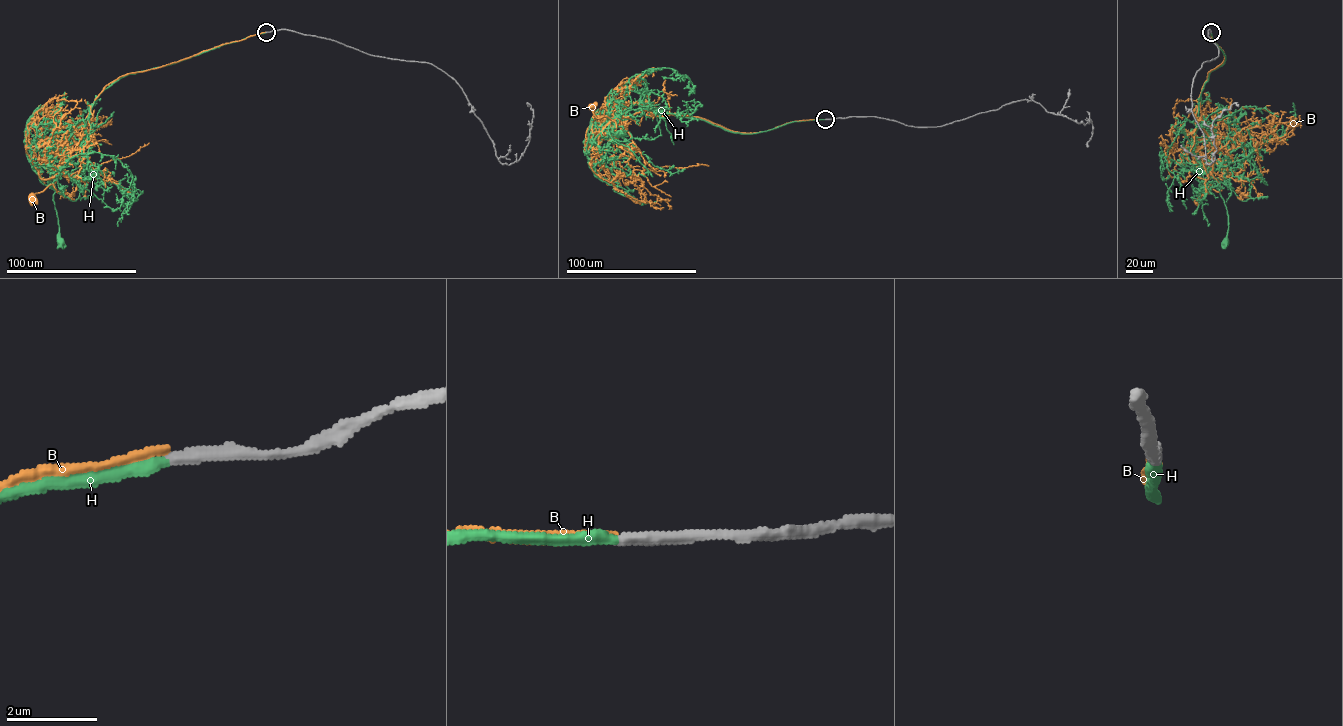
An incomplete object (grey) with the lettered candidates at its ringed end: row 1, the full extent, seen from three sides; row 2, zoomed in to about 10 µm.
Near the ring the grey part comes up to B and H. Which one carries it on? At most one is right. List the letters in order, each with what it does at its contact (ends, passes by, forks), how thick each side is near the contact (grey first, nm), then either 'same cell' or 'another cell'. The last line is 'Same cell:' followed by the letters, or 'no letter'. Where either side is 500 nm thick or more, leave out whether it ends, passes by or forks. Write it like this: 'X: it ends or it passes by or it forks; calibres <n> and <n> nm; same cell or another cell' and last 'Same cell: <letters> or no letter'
B: it ends; calibres 280 and 220 nm; another cell
H: it ends; calibres 280 and 280 nm; same cell
Same cell: H

